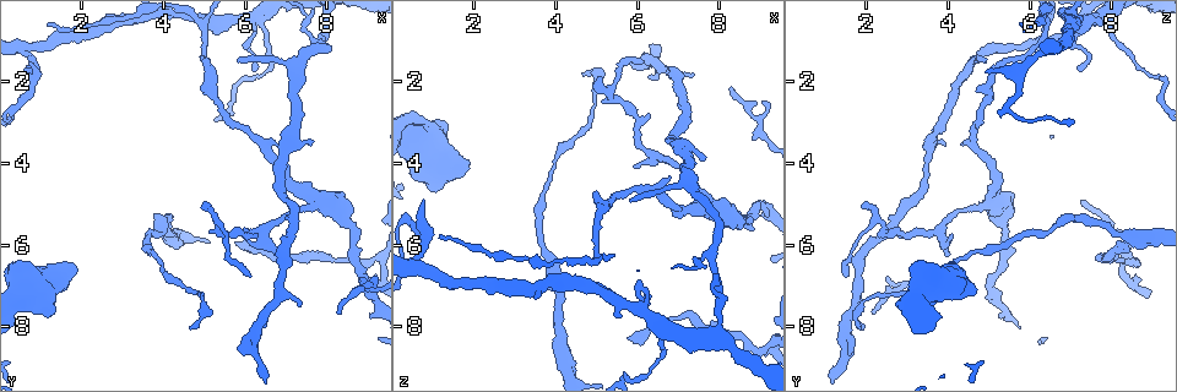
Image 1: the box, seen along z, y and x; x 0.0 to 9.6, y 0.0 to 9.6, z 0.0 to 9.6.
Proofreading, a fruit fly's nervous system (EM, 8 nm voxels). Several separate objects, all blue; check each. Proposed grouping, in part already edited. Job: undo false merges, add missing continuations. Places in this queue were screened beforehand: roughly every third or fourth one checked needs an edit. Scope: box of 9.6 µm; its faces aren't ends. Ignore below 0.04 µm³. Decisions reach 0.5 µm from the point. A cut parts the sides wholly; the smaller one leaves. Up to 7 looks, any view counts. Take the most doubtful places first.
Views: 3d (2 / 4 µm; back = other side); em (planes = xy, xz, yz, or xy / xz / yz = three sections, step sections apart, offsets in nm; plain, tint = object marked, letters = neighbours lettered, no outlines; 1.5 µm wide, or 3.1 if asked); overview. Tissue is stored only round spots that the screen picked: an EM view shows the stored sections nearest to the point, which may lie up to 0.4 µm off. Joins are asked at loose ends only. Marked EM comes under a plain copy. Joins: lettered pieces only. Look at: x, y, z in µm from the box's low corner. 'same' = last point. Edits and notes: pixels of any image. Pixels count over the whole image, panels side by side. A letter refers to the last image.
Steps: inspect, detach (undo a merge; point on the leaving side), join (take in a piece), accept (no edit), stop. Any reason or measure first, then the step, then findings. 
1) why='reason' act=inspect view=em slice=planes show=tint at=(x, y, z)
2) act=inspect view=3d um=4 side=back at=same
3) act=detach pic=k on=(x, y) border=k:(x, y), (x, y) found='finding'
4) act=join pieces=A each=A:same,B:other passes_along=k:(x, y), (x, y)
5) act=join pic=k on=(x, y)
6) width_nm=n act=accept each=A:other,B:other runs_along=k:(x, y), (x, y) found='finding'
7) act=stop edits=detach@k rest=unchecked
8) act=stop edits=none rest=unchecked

why='a narrow waist' act=inspect view=em slice=planes show=letters at=(3.85, 6.30, 4.20)

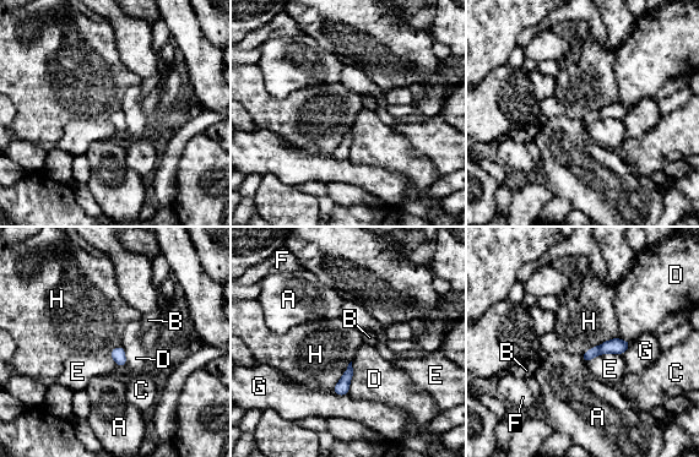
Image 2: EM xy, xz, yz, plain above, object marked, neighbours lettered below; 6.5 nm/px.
act=accept each=A:other,B:other,C:other,D:other,E:other,F:other,G:other,H:other border=2:(614, 337), (589, 348), (581, 355) found='continuous, no second cell'

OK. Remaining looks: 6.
why='long arm stops here' act=inspect view=3d um=4 at=(4.70, 8.10, 1.80)

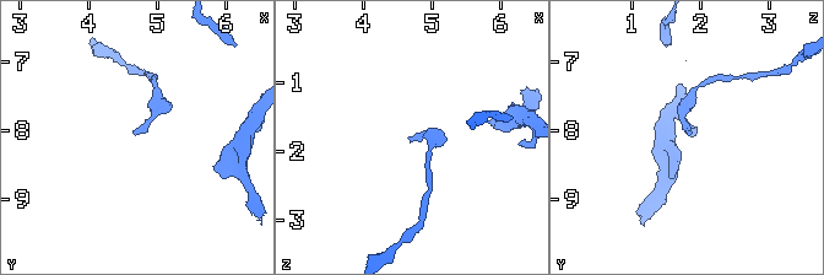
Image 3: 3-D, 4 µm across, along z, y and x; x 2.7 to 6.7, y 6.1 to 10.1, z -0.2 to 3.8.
act=inspect view=em slice=yz step=4 show=tint at=(4.60, 8.05, 1.80)

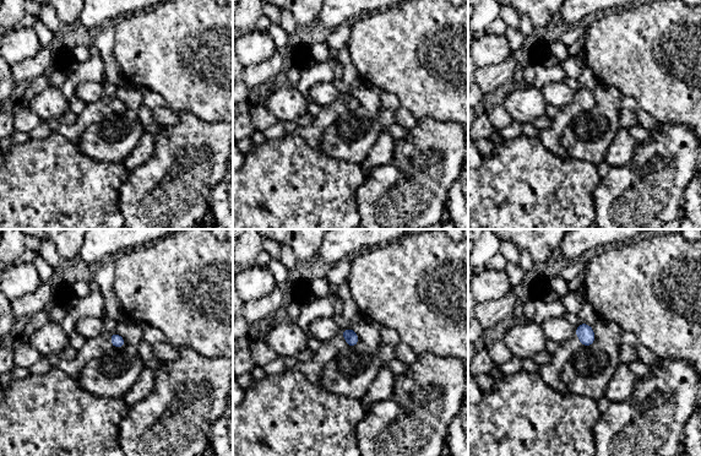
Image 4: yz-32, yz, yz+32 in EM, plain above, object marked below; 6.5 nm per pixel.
act=inspect view=em slice=xz step=8 show=letters at=same

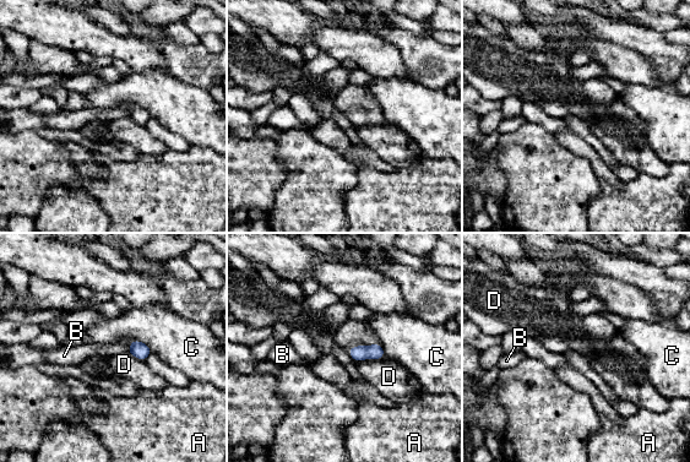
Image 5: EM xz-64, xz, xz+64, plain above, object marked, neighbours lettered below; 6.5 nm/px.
act=accept each=A:other,B:other,C:other,D:other border=5:(385, 354), (356, 362) found='no lettered piece goes on from it'

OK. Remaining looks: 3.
why='an open end' act=inspect view=em slice=xz step=8 show=tint at=(5.15, 5.05, 1.85)

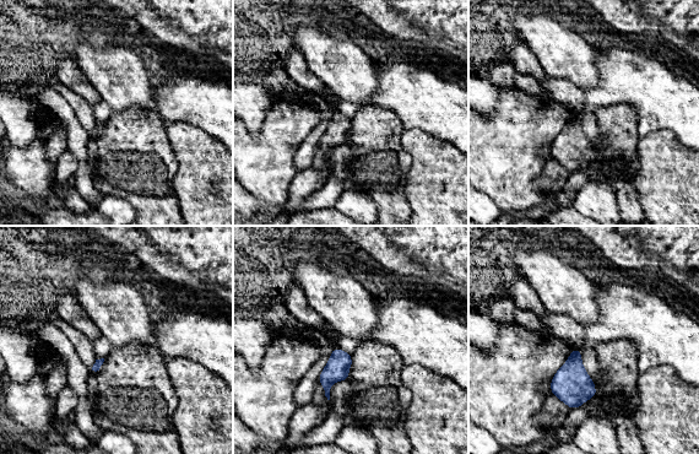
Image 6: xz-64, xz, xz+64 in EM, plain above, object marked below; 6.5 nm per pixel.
why='cut it another way' act=inspect view=em slice=planes show=letters at=same

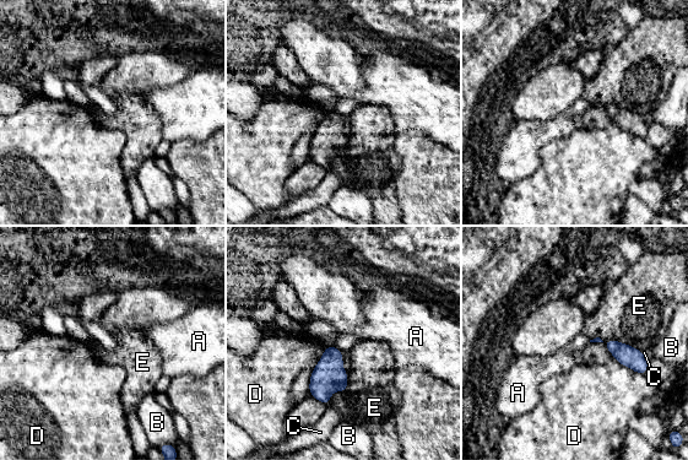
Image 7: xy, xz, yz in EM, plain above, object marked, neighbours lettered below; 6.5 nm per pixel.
longest_contact=D:240nm act=accept each=A:other,B:other,C:other,D:other,E:other found='none of them fits'

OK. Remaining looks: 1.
act=stop edits=none rest=unchecked

